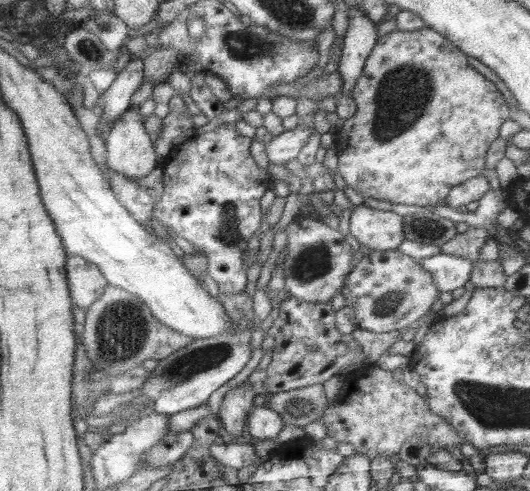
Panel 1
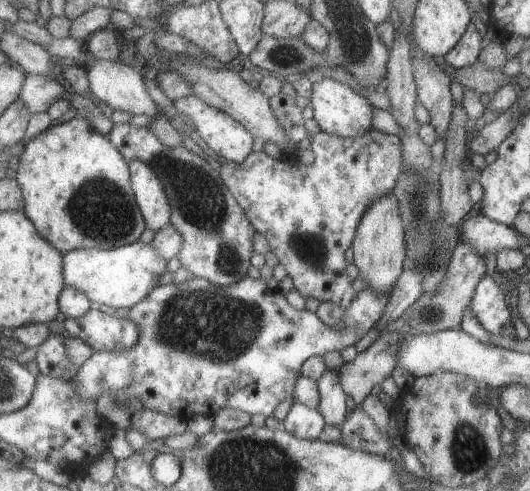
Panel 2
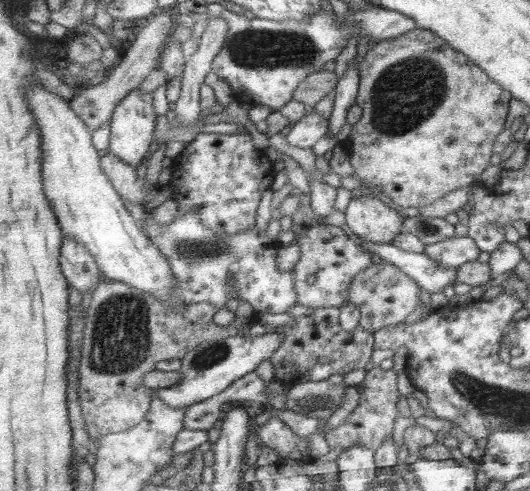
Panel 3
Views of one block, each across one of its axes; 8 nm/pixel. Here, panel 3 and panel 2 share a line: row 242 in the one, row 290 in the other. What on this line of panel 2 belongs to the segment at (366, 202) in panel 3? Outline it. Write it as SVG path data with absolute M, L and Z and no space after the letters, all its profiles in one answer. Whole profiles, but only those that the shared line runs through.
M394 192L375 200L375 204L371 204L371 208L361 220L352 248L354 265L359 277L367 284L366 288L375 290L375 292L392 294L395 284L399 282L399 276L402 276L405 270L407 257L407 232L403 224L399 200Z

